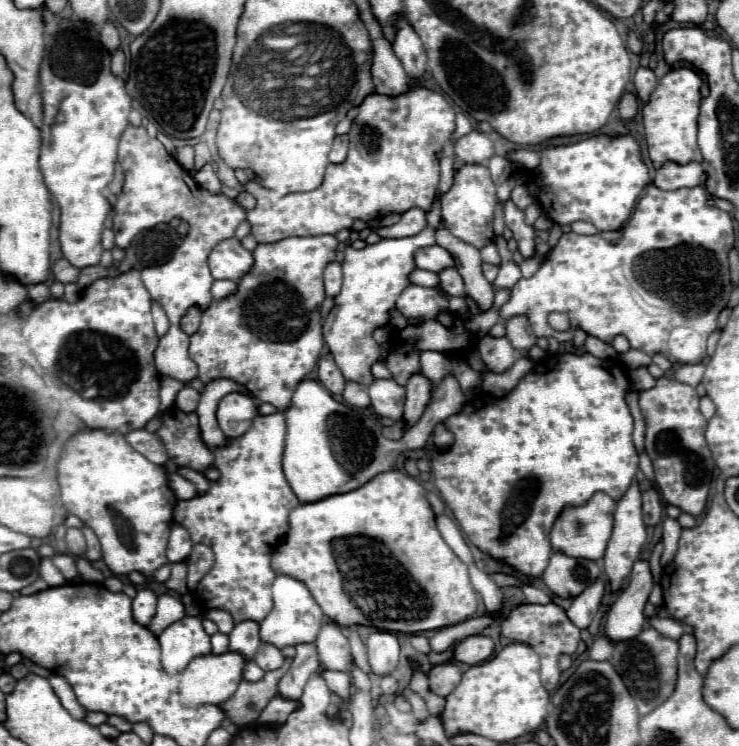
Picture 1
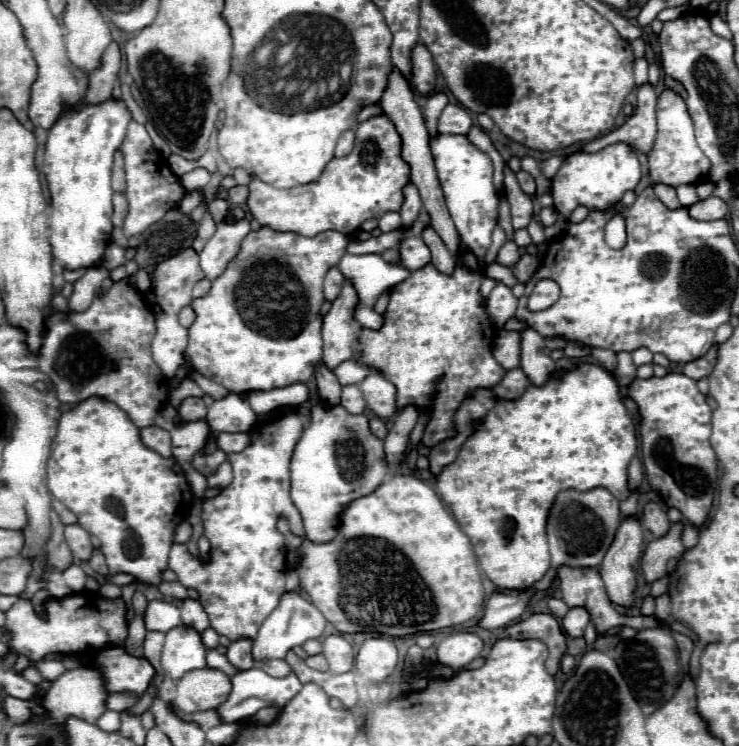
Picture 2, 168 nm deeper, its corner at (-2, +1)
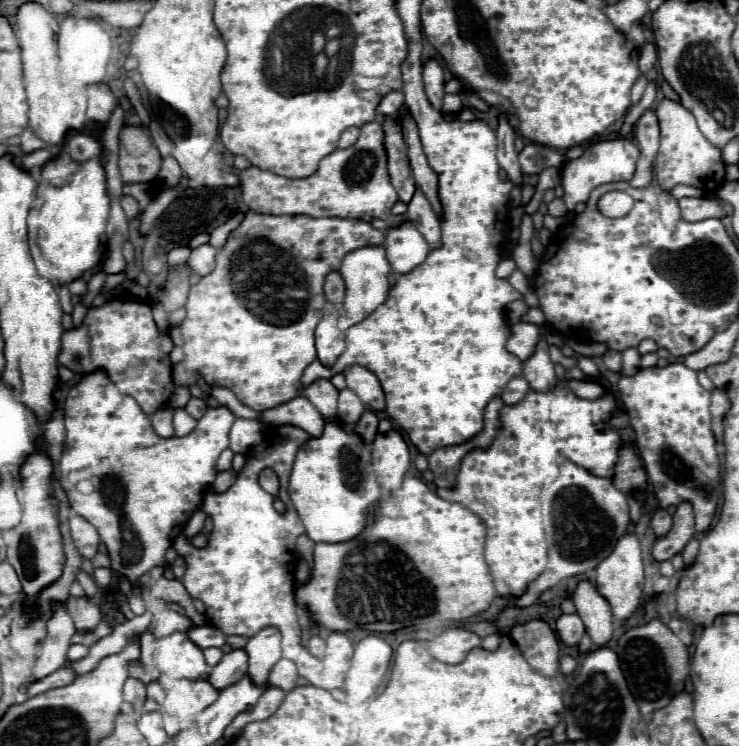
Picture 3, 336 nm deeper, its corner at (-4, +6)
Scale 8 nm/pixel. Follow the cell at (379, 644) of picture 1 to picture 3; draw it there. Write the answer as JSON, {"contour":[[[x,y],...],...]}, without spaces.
{"contour":[[[365,636],[357,646],[347,672],[345,692],[357,700],[375,694],[393,658],[393,648],[379,636]]]}

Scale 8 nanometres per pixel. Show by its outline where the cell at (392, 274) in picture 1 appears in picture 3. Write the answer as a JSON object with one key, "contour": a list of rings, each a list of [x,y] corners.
{"contour":[[[337,314],[325,316],[315,330],[317,356],[325,366],[333,366],[345,350],[345,332],[337,326]]]}

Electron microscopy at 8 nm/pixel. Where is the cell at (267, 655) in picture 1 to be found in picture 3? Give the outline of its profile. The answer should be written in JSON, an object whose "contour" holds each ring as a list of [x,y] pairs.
{"contour":[[[281,658],[269,674],[269,684],[277,686],[285,692],[293,690],[297,686],[297,668],[295,668],[295,664],[287,658]]]}

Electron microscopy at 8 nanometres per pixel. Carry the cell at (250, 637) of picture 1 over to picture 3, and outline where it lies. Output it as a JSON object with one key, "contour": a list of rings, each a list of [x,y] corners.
{"contour":[[[231,650],[223,656],[223,660],[211,670],[209,674],[209,682],[223,690],[235,682],[239,682],[239,678],[243,678],[247,674],[247,652],[245,650]]]}

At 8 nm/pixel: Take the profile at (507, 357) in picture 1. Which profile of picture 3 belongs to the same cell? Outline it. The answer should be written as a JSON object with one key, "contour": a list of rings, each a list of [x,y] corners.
{"contour":[[[517,322],[515,326],[511,326],[511,336],[507,340],[507,350],[523,362],[533,354],[539,338],[541,338],[539,326],[527,324],[527,322]]]}

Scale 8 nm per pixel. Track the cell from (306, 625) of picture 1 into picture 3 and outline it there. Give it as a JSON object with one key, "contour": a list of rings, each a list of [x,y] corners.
{"contour":[[[265,626],[259,634],[249,638],[245,652],[249,656],[249,676],[255,684],[265,684],[269,670],[281,660],[281,634],[275,626]]]}

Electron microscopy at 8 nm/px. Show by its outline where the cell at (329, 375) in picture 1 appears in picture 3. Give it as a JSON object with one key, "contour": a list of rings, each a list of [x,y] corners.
{"contour":[[[315,380],[311,386],[303,390],[303,396],[325,416],[335,418],[337,414],[337,396],[339,390],[331,384],[331,380]]]}

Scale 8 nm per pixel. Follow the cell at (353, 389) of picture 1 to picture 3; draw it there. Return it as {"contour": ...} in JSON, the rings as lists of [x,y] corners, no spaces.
{"contour":[[[345,388],[341,390],[339,394],[339,412],[337,412],[337,418],[347,424],[347,426],[353,426],[355,422],[359,422],[361,414],[365,412],[365,406],[363,402],[359,402],[359,396],[351,390],[351,388]]]}

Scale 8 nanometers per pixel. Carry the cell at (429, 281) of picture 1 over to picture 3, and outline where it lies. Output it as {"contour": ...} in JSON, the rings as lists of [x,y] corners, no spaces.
{"contour":[[[363,246],[359,250],[353,250],[343,258],[343,264],[339,268],[343,280],[345,280],[345,300],[339,314],[339,328],[347,330],[349,326],[365,320],[379,304],[385,302],[385,284],[391,274],[391,264],[385,258],[383,246]]]}

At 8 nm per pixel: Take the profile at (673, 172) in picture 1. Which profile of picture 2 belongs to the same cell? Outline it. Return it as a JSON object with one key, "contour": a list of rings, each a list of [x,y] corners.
{"contour":[[[659,183],[659,185],[653,185],[653,189],[655,189],[655,195],[659,197],[659,201],[661,201],[667,209],[679,209],[679,207],[681,207],[679,201],[677,201],[677,195],[675,195],[675,189],[673,189],[673,187]]]}

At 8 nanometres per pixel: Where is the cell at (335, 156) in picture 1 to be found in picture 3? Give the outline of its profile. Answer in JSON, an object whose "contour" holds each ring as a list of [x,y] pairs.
{"contour":[[[347,128],[339,138],[339,148],[353,146],[357,142],[357,138],[359,138],[359,128]]]}

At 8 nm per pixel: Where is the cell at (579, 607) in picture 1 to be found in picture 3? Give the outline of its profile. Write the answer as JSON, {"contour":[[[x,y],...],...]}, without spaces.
{"contour":[[[563,614],[557,620],[557,634],[567,646],[579,644],[581,636],[585,634],[585,626],[583,626],[583,620],[579,618],[579,614]]]}

